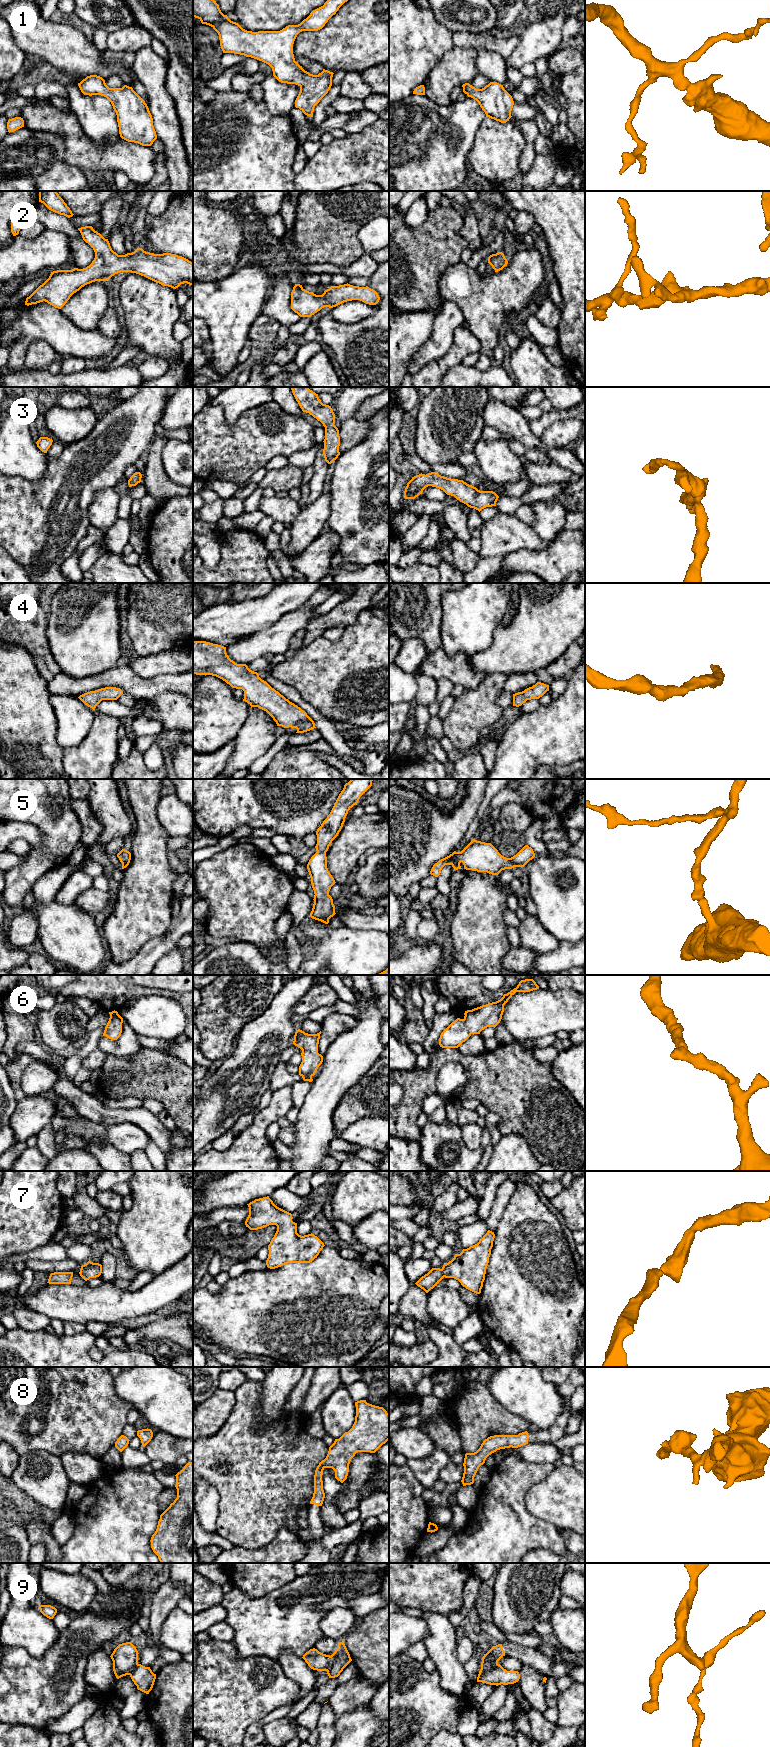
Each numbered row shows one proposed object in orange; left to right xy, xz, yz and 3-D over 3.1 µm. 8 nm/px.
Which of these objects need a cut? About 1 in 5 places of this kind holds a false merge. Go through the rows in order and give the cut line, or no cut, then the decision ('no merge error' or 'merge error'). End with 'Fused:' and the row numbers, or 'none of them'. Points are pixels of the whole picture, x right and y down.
1: no cut | no merge error
2: no cut | no merge error
3: no cut | no merge error
4: no cut | no merge error
5: no cut | no merge error
6: no cut | no merge error
7: no cut | no merge error
8: no cut | no merge error
9: yz (497, 1662), (489, 1667), (481, 1667) | merge error
Fused: 9

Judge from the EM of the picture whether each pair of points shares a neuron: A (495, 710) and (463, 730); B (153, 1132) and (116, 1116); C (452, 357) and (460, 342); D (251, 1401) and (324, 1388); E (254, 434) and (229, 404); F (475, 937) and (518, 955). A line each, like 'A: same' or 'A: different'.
A: same
B: same
C: same
D: different
E: different
F: different

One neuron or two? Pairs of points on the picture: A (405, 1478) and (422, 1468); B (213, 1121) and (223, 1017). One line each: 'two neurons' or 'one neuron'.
A: two neurons
B: two neurons

